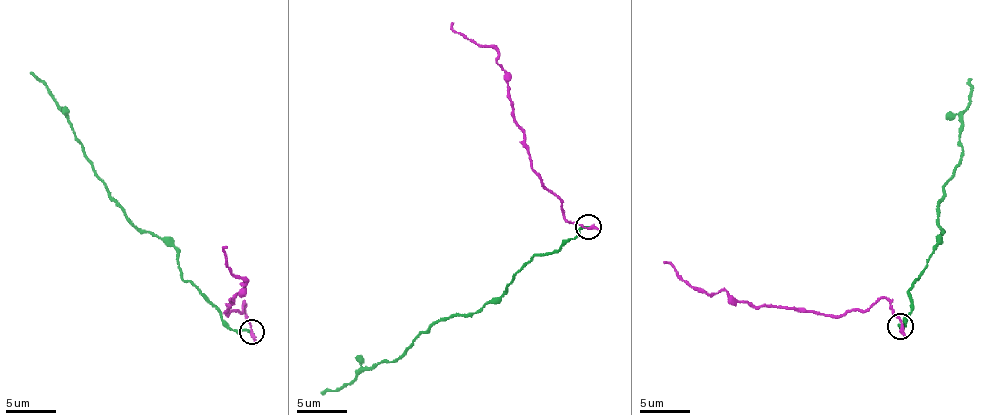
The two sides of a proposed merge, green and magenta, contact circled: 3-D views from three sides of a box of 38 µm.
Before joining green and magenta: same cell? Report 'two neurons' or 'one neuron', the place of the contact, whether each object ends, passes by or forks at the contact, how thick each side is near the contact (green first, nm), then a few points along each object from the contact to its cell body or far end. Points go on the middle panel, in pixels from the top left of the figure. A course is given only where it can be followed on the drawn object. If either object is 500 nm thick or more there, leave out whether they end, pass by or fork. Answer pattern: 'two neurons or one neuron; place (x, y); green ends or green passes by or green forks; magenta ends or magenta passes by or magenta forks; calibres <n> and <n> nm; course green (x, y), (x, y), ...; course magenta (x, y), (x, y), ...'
two neurons; place (588, 226); green ends; magenta passes by; calibres 180 and 200 nm; course green (587, 227), (558, 250), (538, 253), (476, 312), (430, 326), (397, 359), (321, 394); course magenta (587, 227), (564, 218), (534, 168), (498, 51), (479, 46), (452, 22)

